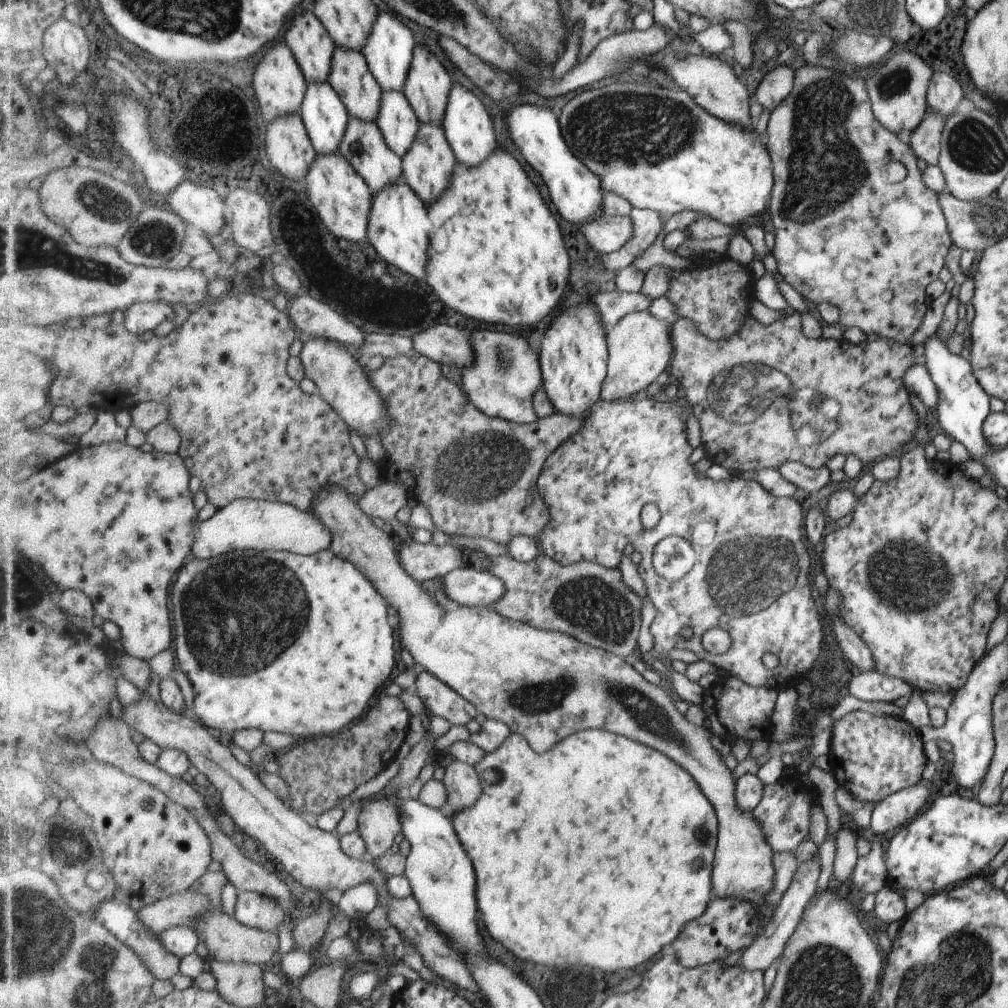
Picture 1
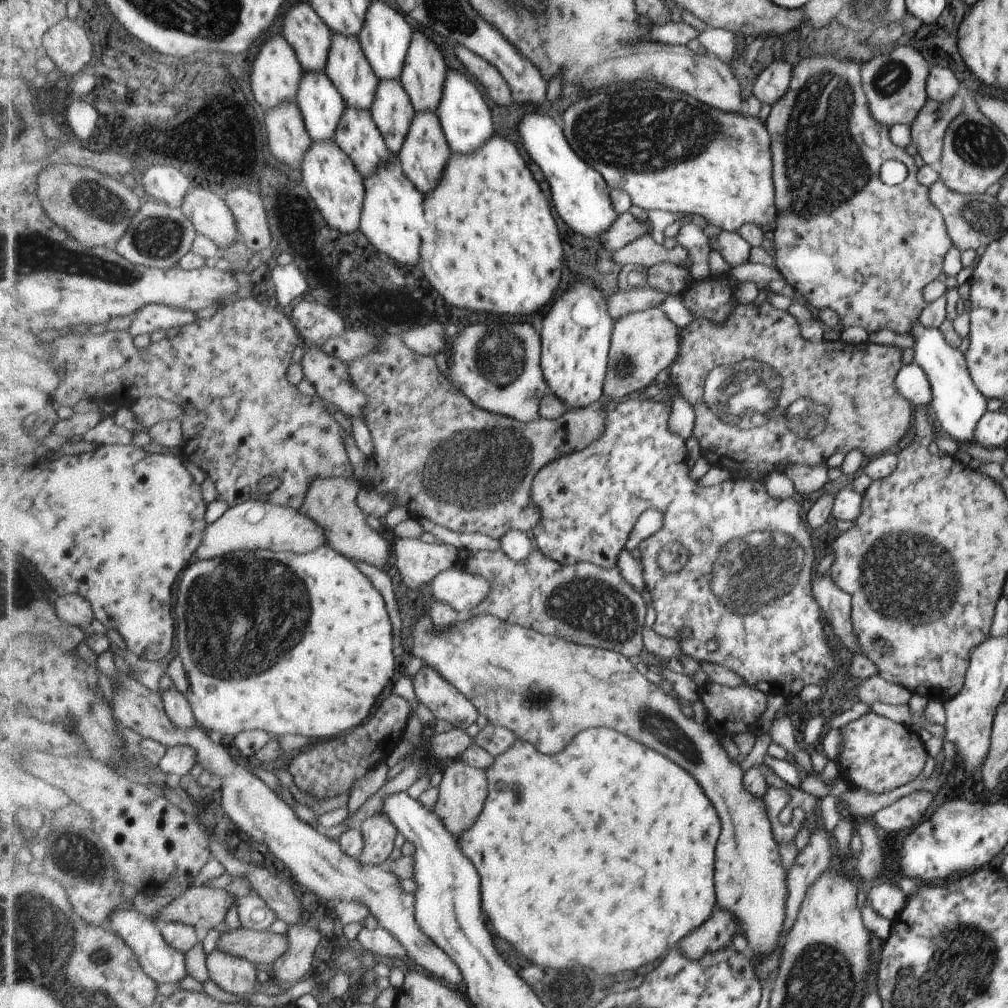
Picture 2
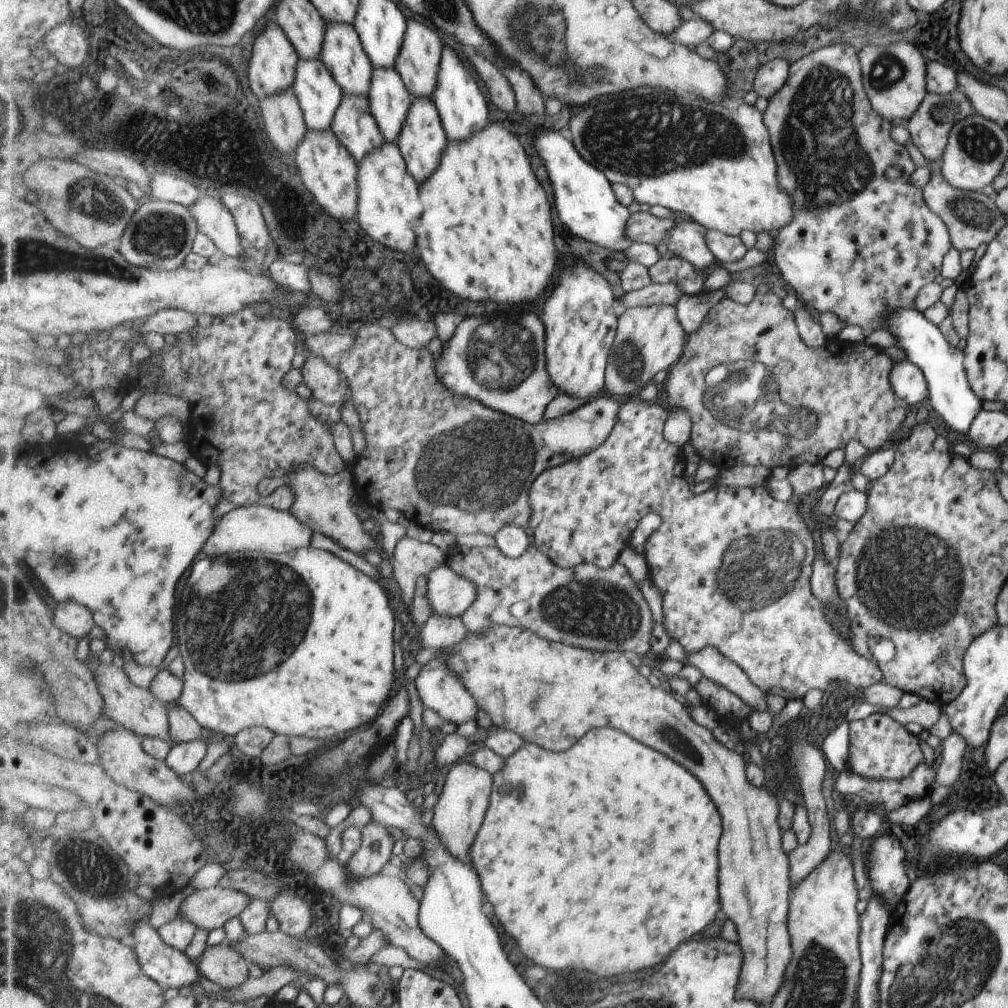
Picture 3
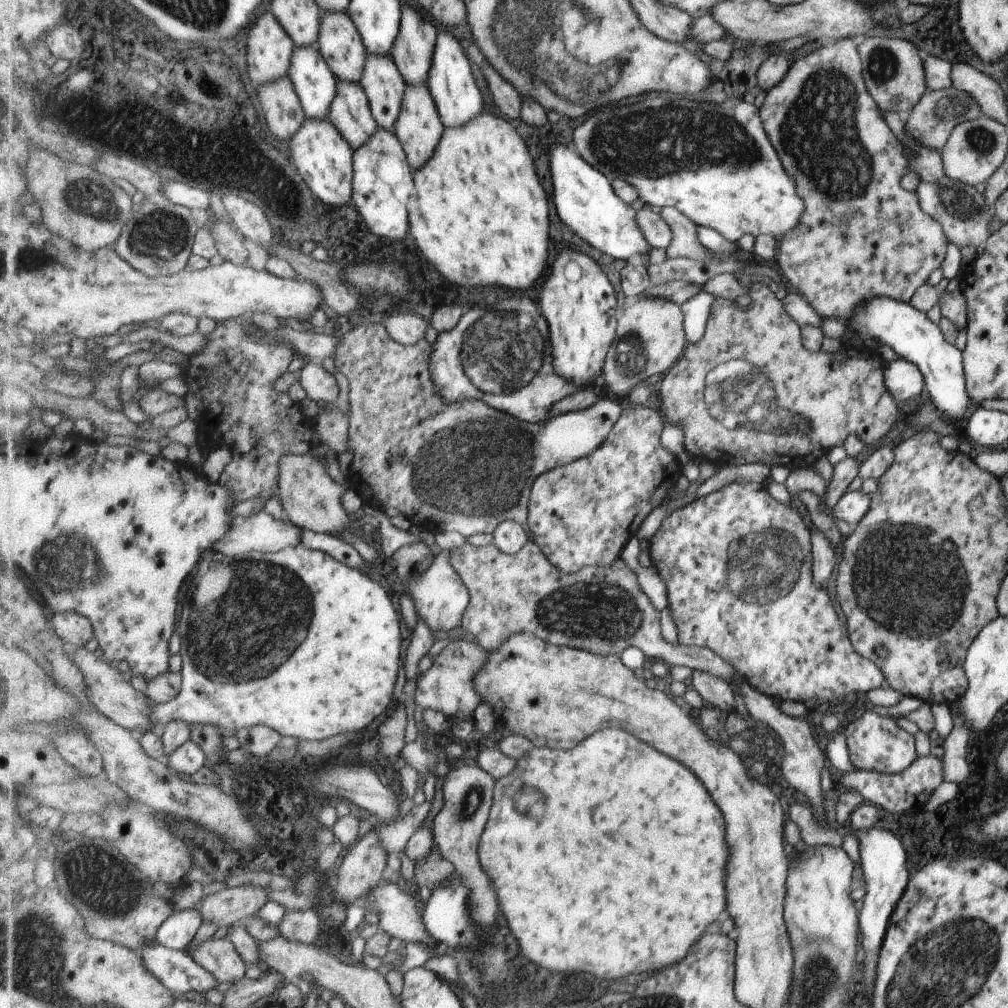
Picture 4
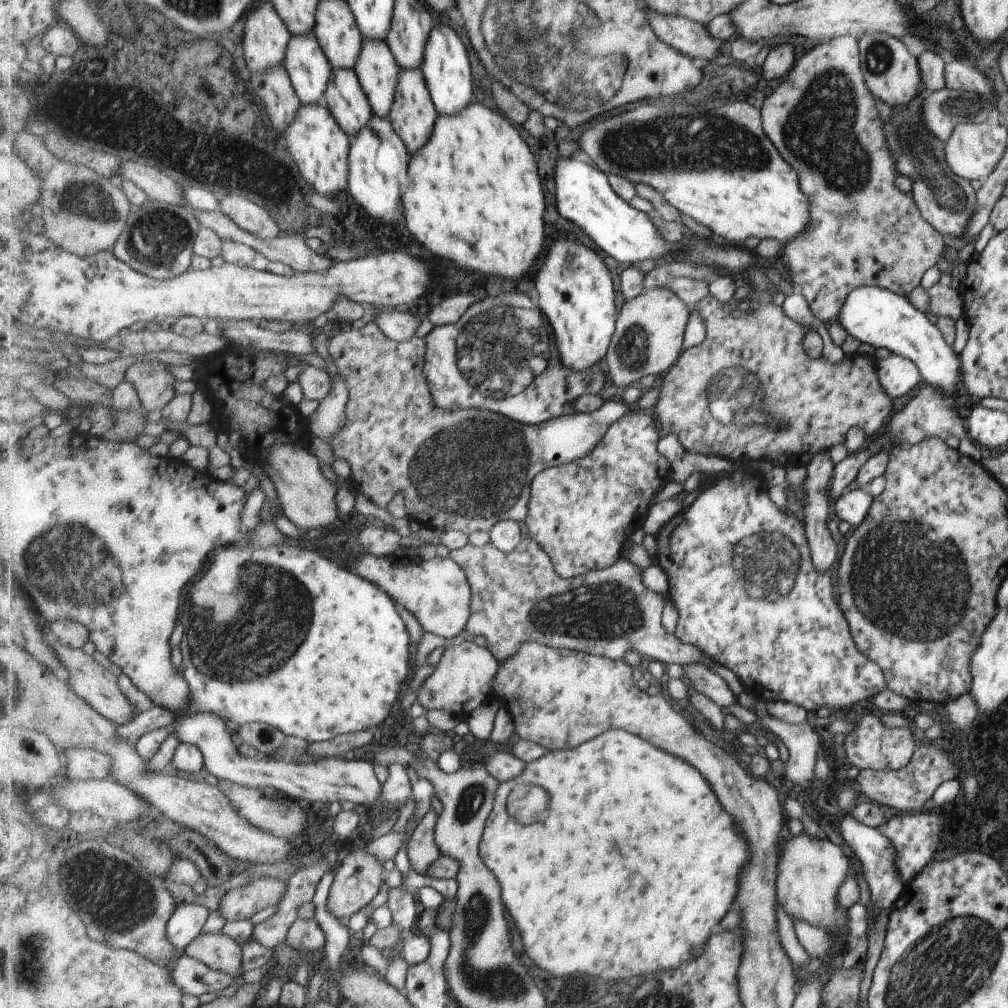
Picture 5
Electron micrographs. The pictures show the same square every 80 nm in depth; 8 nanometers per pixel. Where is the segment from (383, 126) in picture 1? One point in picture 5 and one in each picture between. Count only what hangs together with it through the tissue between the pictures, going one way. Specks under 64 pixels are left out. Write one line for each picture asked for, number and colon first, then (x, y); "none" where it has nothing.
2: (393, 110)
3: (390, 99)
4: (385, 86)
5: (379, 73)

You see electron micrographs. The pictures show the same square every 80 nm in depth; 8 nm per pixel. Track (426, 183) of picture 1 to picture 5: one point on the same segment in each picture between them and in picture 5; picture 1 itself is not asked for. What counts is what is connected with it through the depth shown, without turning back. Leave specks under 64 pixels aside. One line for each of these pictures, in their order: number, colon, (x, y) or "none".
2: (425, 157)
3: (423, 140)
4: (420, 129)
5: (414, 117)

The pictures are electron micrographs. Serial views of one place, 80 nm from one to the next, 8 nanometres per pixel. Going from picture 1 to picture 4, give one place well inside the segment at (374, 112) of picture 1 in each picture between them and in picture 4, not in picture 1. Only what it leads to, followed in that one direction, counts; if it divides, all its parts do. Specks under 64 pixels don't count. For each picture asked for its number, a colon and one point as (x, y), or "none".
2: (348, 67)
3: (343, 53)
4: (340, 43)

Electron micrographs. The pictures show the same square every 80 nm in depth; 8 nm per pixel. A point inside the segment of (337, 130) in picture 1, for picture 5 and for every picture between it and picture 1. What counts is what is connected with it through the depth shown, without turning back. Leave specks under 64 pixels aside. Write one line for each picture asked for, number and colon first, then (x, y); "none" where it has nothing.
2: (321, 103)
3: (320, 96)
4: (316, 85)
5: (309, 68)

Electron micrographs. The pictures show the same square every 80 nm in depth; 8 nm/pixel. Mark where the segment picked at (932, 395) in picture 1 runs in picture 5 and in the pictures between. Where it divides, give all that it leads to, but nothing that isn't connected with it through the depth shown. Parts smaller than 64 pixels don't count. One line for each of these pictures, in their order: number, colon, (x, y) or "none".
2: (911, 382)
3: (908, 383)
4: (903, 380)
5: (897, 375)

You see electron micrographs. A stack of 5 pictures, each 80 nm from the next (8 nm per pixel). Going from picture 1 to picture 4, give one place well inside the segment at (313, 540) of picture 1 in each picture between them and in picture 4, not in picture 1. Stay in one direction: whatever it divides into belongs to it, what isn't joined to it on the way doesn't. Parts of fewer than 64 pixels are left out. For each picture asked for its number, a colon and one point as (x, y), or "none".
2: (251, 526)
3: (246, 530)
4: (260, 532)

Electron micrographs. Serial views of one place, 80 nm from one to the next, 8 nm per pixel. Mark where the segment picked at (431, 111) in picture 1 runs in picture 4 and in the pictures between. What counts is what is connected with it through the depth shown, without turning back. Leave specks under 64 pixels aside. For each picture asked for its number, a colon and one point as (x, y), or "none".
2: (424, 77)
3: (419, 64)
4: (415, 51)

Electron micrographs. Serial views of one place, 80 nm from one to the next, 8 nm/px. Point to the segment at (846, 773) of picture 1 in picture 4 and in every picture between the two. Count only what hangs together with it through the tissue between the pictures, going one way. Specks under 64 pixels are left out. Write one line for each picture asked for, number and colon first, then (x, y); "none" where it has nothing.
2: (877, 755)
3: (878, 748)
4: (875, 743)

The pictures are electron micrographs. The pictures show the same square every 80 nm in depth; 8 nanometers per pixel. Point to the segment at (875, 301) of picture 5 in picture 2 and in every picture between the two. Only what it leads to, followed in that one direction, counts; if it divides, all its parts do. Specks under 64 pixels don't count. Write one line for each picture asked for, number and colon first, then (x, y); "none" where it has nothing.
2: (958, 405)
3: (948, 390)
4: (906, 331)

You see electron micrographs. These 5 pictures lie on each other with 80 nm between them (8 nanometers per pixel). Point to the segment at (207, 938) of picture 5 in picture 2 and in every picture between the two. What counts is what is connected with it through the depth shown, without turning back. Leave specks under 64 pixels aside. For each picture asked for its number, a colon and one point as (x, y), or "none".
2: (238, 976)
3: (222, 964)
4: (218, 955)

